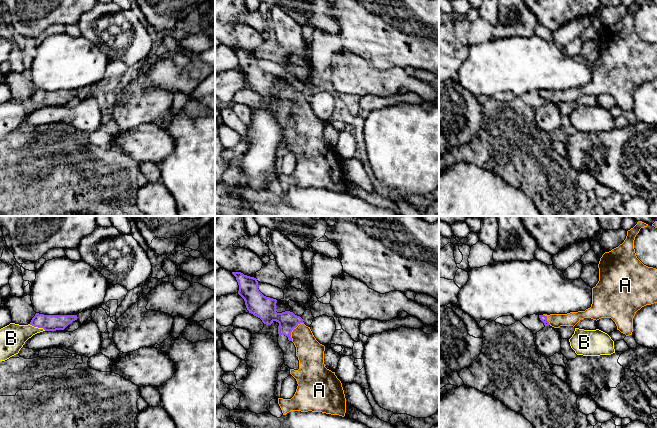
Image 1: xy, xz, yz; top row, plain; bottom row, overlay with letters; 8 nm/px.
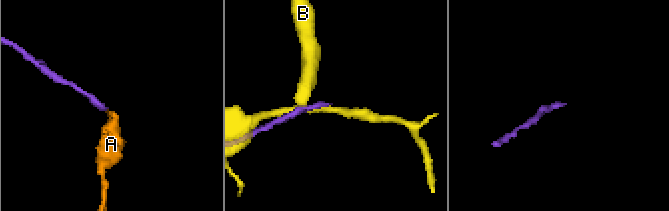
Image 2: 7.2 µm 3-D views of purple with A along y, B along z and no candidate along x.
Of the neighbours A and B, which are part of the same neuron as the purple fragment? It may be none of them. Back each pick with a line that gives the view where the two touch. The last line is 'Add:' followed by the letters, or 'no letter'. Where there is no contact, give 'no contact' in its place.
A: contact in xz
Add: A

